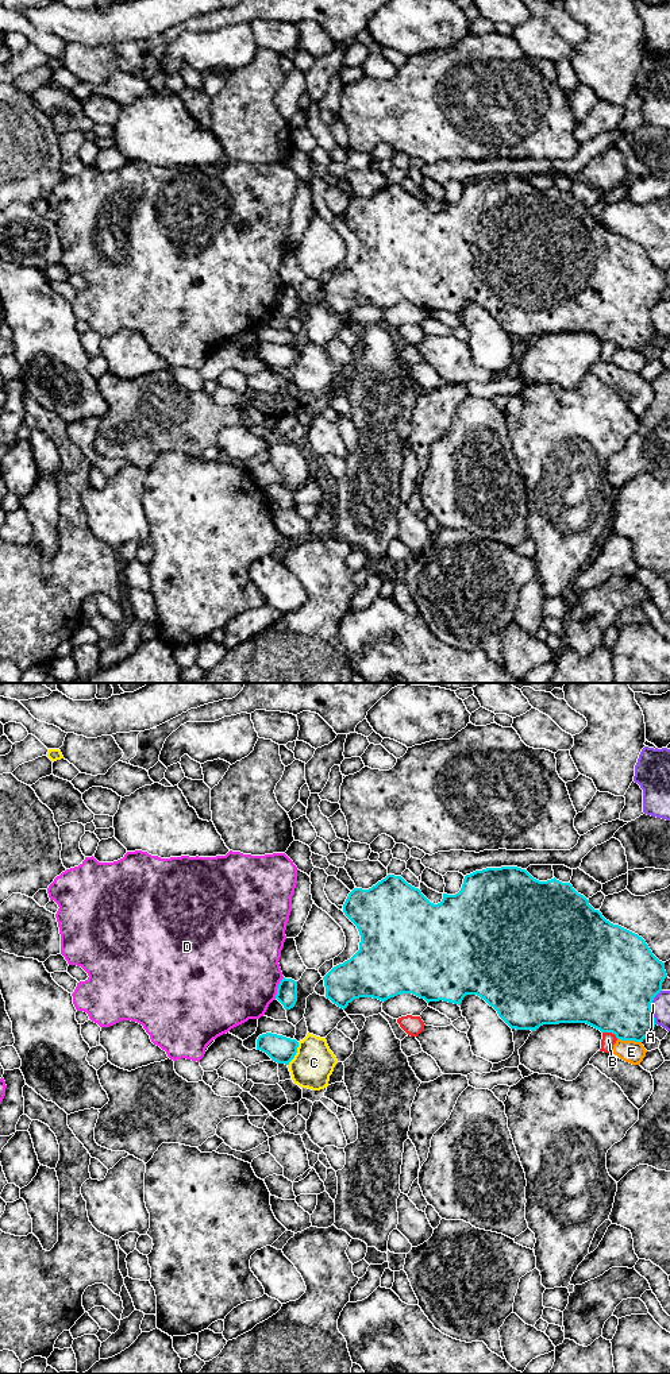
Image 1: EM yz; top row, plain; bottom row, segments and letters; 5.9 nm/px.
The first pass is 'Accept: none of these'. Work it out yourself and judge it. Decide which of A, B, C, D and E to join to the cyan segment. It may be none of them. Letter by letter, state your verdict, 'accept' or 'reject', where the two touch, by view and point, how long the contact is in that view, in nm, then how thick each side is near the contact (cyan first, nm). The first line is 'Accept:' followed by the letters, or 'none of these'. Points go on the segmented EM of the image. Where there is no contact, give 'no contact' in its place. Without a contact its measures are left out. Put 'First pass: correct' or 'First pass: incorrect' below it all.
Accept: none of these
A: reject; meets cyan in yz at (650, 1007); contact 220 nm long; 500 nm thick on the cyan side, 110 nm on the other
B: reject; meets cyan in yz at (611, 1031); contact 100 nm long; 500 nm thick on the cyan side, 80 nm on the other
C: reject; meets cyan in yz at (295, 1054); contact 160 nm long; 160 nm thick on the cyan side, 240 nm on the other
D: reject; meets cyan in yz at (277, 988); contact 140 nm long; 130 nm thick on the cyan side, 500 nm on the other
E: reject; meets cyan in yz at (630, 1039); contact 150 nm long; 400 nm thick on the cyan side, 130 nm on the other
First pass: correct

